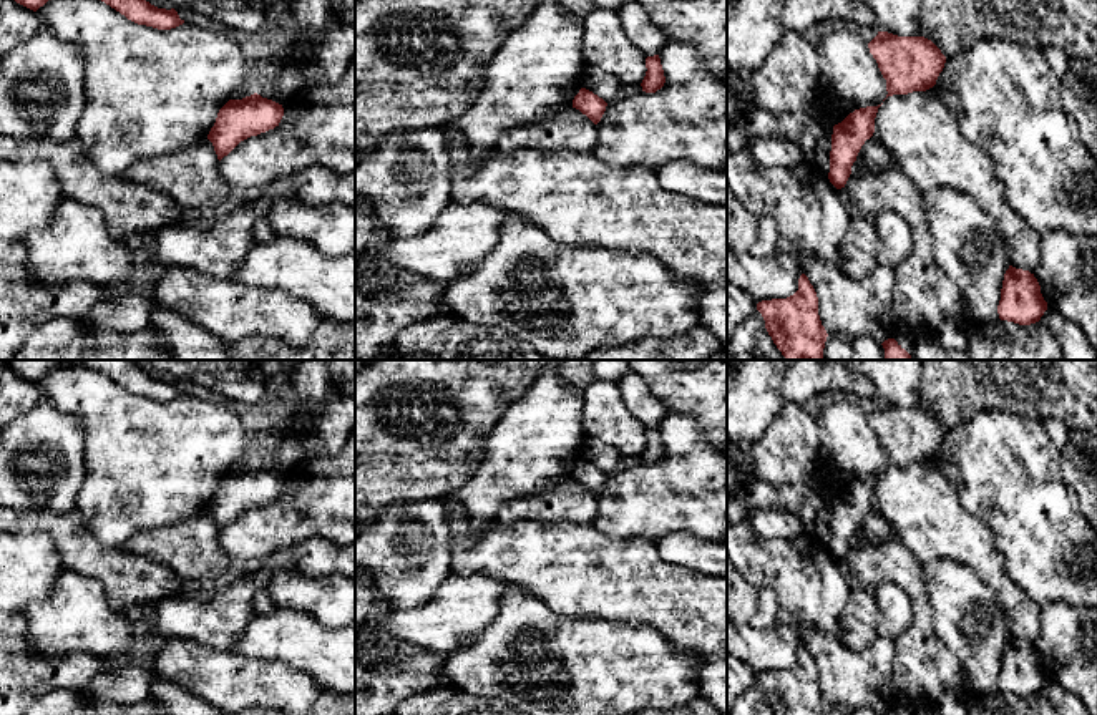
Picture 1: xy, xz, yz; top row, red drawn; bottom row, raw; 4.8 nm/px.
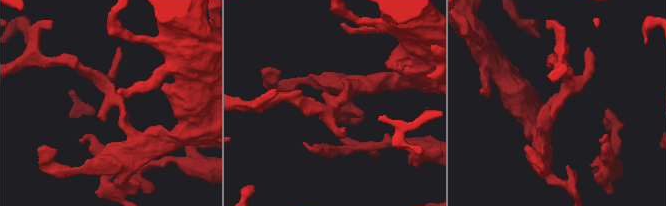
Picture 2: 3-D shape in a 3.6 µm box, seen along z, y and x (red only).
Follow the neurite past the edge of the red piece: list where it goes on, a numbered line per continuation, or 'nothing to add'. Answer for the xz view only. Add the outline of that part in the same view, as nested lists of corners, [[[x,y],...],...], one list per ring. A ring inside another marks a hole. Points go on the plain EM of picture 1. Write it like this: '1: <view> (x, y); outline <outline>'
nothing to add

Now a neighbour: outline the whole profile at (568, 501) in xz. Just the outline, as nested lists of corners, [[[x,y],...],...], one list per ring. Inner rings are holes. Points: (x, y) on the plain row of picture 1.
[[[571,478],[538,493],[513,499],[500,509],[496,523],[538,521],[544,524],[588,524],[594,521],[596,513],[596,496]]]

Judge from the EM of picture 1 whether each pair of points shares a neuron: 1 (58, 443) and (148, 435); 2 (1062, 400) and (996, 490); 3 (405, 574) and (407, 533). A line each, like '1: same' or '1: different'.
1: different
2: different
3: same

